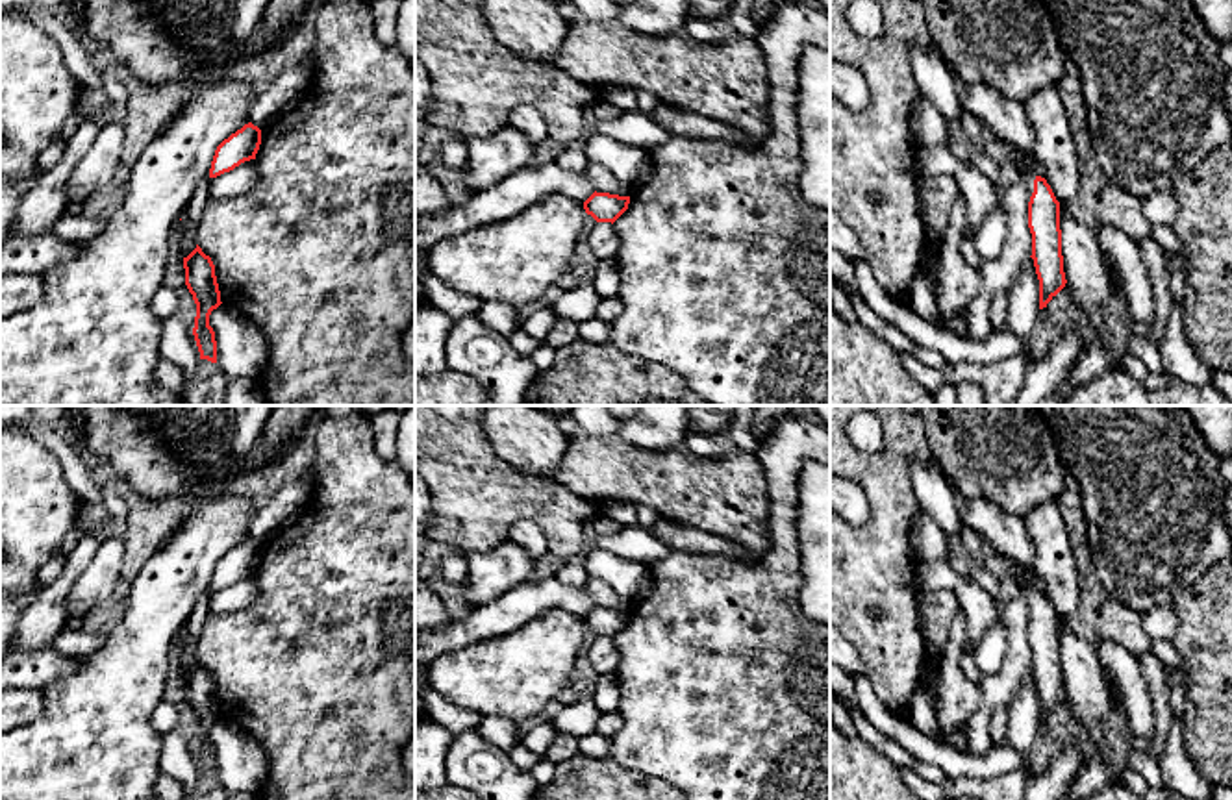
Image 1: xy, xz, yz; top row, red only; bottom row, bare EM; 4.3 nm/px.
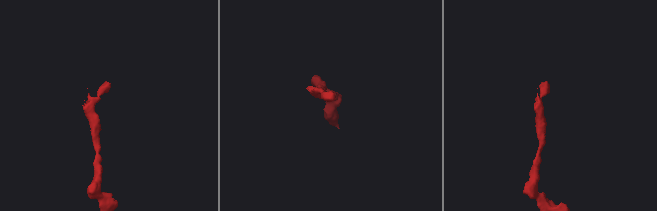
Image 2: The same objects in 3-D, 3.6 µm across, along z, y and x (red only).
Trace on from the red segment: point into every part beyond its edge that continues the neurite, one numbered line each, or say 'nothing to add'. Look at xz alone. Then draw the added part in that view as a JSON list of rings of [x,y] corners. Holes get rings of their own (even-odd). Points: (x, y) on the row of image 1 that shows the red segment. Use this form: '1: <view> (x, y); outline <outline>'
nothing to add

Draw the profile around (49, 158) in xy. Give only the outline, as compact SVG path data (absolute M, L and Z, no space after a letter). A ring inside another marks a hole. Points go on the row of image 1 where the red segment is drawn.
M57 137L37 156L39 172L54 169L63 157L63 152L65 152L65 139Z

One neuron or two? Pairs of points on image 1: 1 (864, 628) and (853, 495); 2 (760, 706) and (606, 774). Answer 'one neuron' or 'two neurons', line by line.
1: two neurons
2: two neurons

